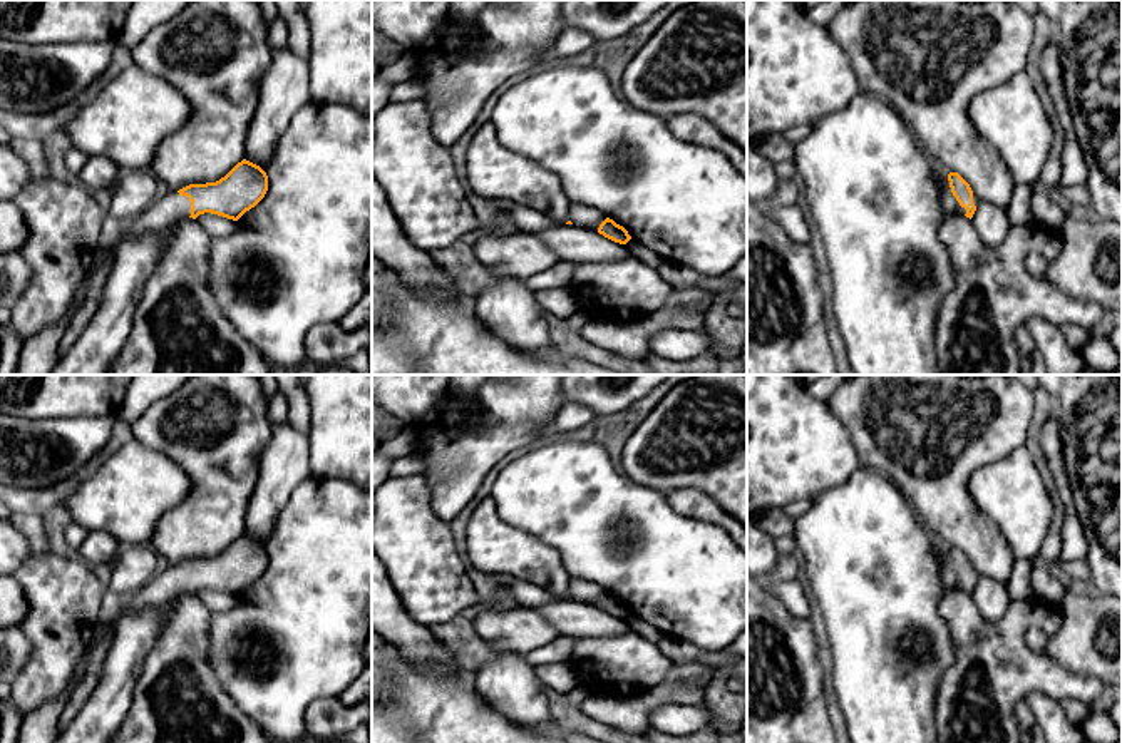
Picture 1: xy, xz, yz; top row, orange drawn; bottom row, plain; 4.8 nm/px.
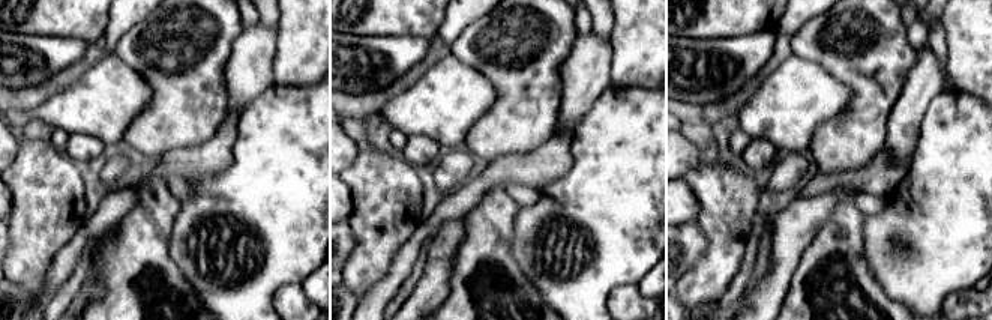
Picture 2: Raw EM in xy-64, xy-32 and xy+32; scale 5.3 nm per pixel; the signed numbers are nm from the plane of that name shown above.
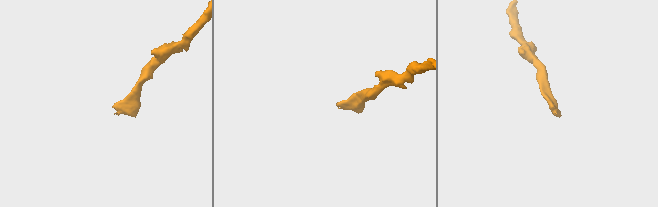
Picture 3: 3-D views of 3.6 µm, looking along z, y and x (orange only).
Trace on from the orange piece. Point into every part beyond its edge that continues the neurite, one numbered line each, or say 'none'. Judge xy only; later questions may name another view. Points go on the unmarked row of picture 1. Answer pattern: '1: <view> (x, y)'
1: xy (166, 584)

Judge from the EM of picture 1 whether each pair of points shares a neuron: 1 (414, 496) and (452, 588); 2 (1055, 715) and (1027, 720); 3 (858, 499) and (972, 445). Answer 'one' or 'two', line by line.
1: one
2: two
3: two

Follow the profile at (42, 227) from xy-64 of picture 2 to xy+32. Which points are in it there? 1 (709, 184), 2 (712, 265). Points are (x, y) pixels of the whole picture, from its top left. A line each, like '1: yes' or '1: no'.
1: yes
2: yes

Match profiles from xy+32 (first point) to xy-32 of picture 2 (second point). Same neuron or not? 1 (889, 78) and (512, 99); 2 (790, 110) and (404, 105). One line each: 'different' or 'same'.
1: same
2: same

